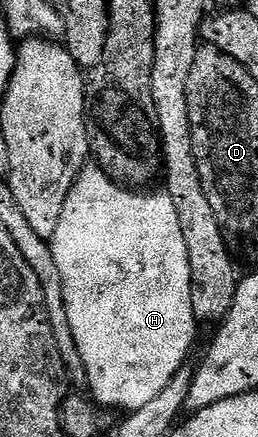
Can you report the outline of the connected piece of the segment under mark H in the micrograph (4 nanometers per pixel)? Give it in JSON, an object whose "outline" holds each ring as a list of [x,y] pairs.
{"outline":[[[88,164],[79,173],[67,198],[65,211],[61,211],[61,223],[57,223],[57,231],[49,239],[53,259],[61,270],[61,279],[65,283],[65,311],[69,311],[69,327],[73,327],[73,339],[77,339],[77,351],[81,353],[81,360],[88,375],[86,388],[90,396],[104,410],[130,411],[145,407],[150,403],[177,375],[177,371],[184,368],[187,352],[195,341],[197,322],[193,315],[191,302],[191,272],[189,271],[189,251],[185,251],[185,235],[181,235],[181,223],[177,223],[177,207],[173,207],[173,199],[165,191],[147,193],[151,191],[136,191],[131,187],[124,187],[109,179],[109,175],[100,170],[98,164]]]}

